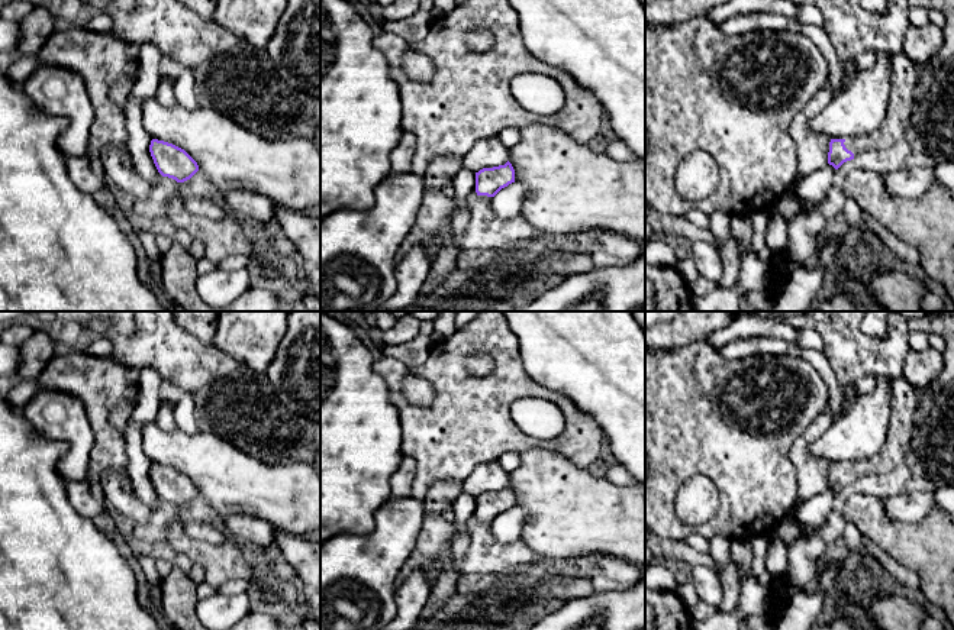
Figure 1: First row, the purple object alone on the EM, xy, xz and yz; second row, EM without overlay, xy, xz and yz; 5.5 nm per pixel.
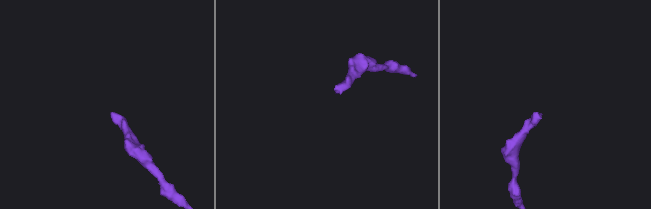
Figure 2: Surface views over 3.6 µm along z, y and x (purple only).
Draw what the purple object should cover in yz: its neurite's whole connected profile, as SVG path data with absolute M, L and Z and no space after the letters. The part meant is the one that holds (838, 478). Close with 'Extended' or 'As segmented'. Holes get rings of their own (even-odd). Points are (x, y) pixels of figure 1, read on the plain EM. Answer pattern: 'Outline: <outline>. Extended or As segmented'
Outline: M903 377L890 379L890 427L884 446L863 462L831 463L828 488L838 494L864 474L886 474L905 462L916 429L916 408L916 390Z. Extended

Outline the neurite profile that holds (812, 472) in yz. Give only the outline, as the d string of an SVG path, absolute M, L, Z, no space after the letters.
M821 414L809 427L795 439L789 450L790 461L797 469L797 501L802 504L809 498L828 490L831 463L810 453L810 445L816 442L835 420Z

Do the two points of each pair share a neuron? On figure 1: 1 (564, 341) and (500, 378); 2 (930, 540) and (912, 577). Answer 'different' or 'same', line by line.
1: different
2: different

